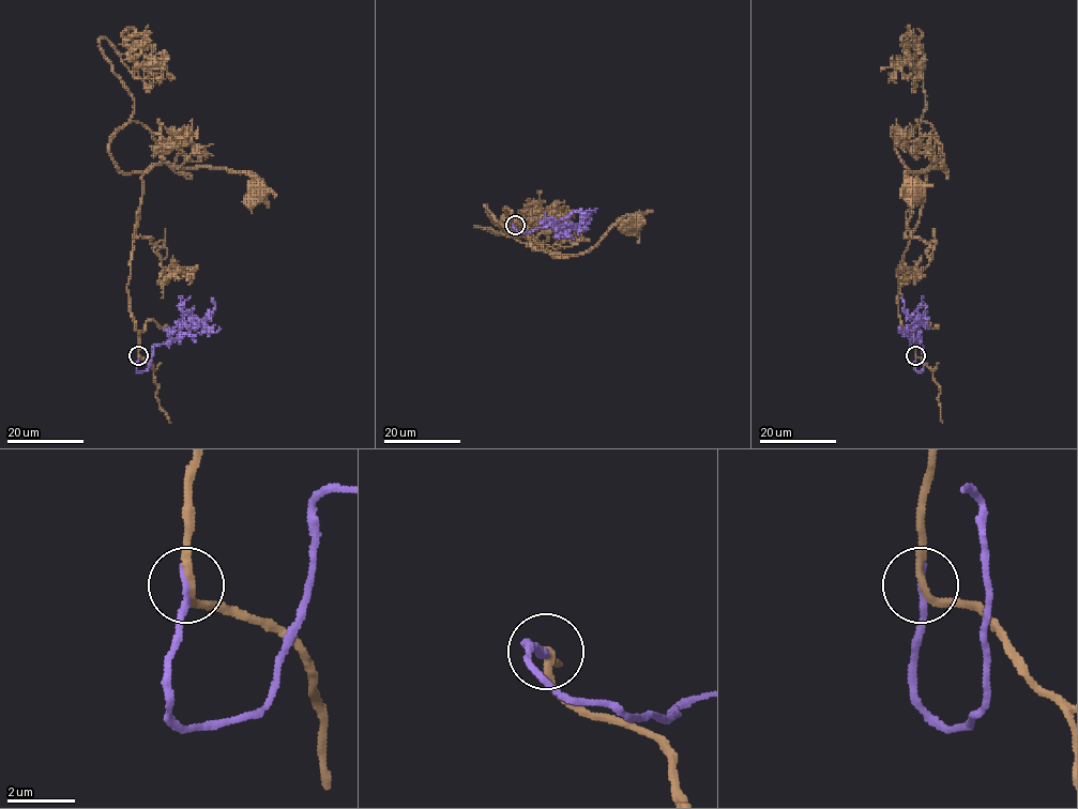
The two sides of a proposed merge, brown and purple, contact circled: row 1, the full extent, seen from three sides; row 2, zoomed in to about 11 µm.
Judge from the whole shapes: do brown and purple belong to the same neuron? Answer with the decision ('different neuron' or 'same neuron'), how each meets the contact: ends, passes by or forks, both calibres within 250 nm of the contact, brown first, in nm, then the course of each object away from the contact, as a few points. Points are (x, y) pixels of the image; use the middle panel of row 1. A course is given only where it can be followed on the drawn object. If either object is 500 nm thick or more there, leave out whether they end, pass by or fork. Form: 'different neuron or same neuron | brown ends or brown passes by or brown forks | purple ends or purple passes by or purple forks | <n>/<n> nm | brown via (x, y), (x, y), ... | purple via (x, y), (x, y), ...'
same neuron | brown passes by | purple ends | 240/220 nm | brown via (515, 225), (516, 218), (505, 208), (518, 237), (525, 235), (542, 249), (580, 255), (626, 215), (632, 224) | purple via (515, 225), (525, 232), (552, 225), (576, 229), (582, 212), (595, 210)

